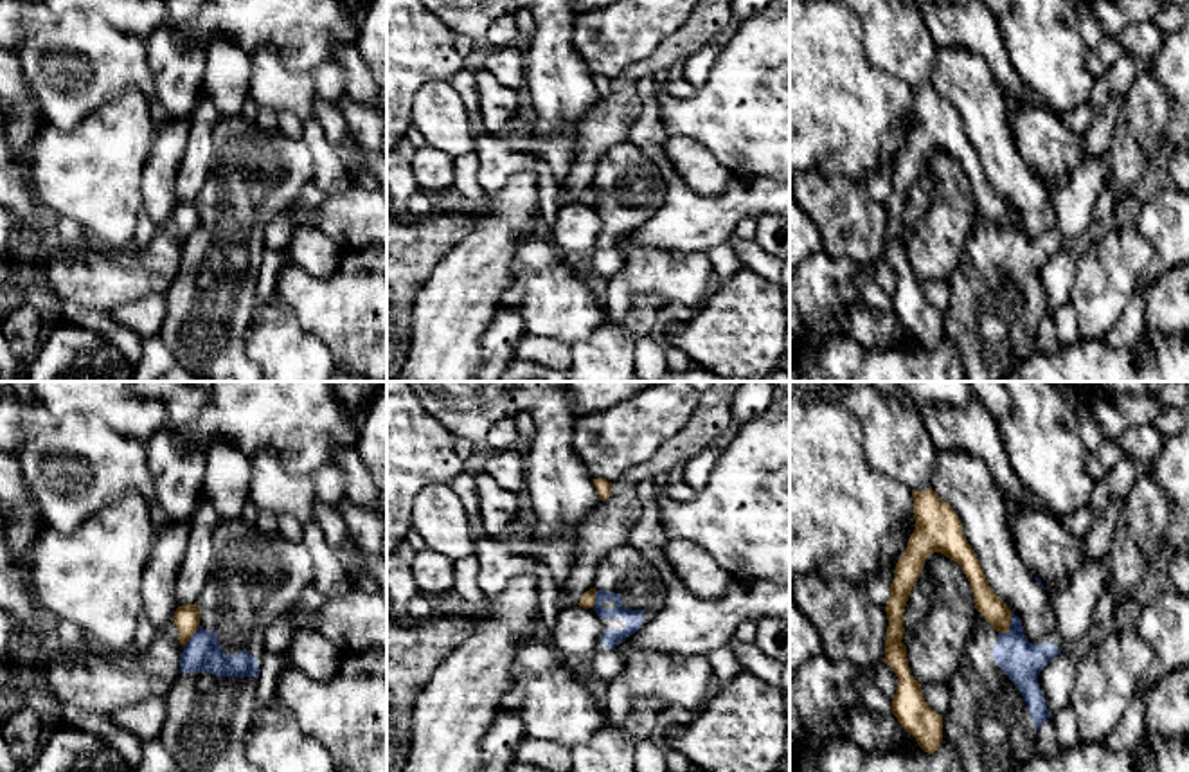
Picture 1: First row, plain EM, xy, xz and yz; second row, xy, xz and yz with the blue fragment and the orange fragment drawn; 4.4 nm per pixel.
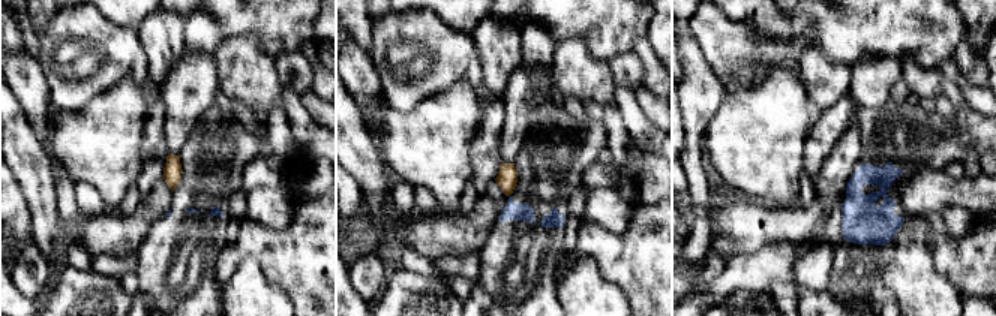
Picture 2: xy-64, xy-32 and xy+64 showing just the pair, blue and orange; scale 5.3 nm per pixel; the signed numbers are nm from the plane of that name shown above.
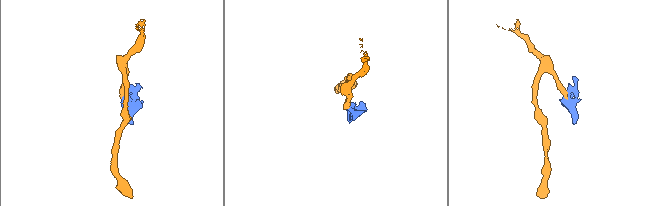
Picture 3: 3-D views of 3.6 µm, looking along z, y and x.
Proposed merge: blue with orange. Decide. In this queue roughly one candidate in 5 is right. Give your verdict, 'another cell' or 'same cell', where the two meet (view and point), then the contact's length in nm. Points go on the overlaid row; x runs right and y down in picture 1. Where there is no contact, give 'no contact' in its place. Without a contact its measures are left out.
another cell; meets blue in yz at (1010, 627); contact 110 nm long

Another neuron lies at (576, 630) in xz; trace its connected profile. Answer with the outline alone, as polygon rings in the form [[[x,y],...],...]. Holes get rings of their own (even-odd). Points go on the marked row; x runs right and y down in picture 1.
[[[568,606],[559,610],[550,644],[572,664],[585,666],[595,653],[599,632],[601,619],[594,608]]]

